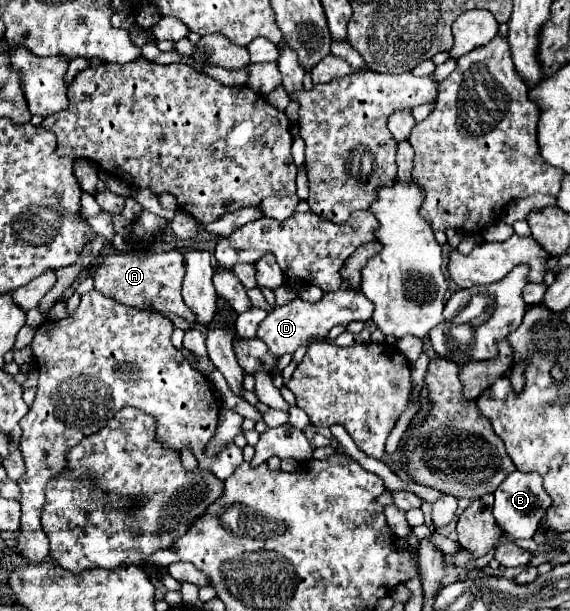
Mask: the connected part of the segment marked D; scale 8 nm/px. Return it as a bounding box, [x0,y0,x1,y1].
[258,291,374,357]

